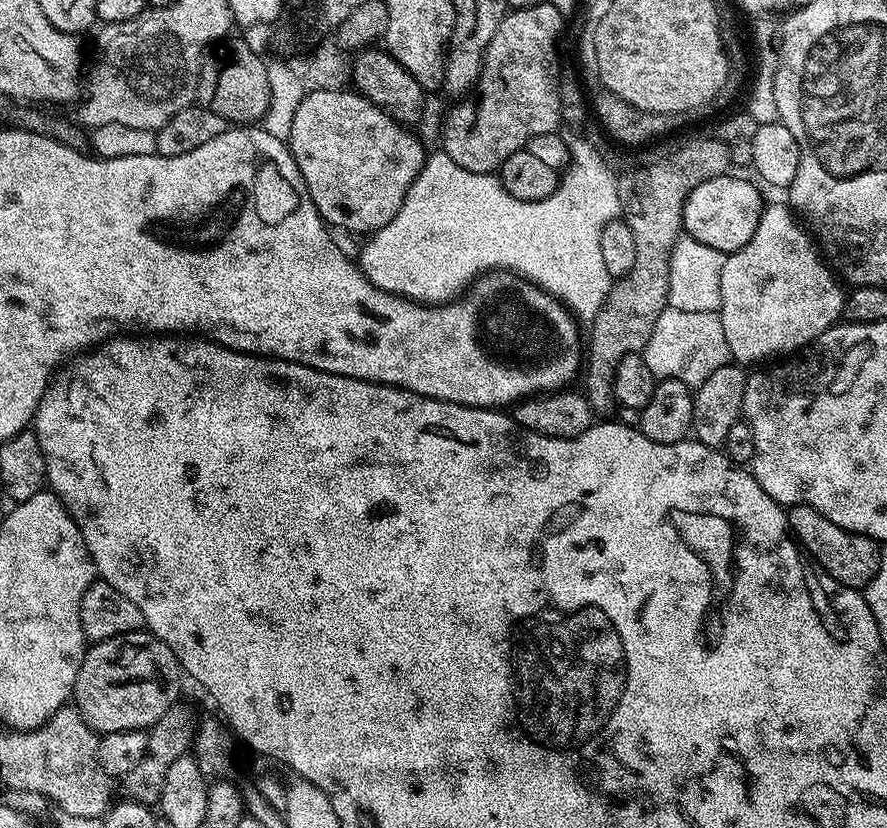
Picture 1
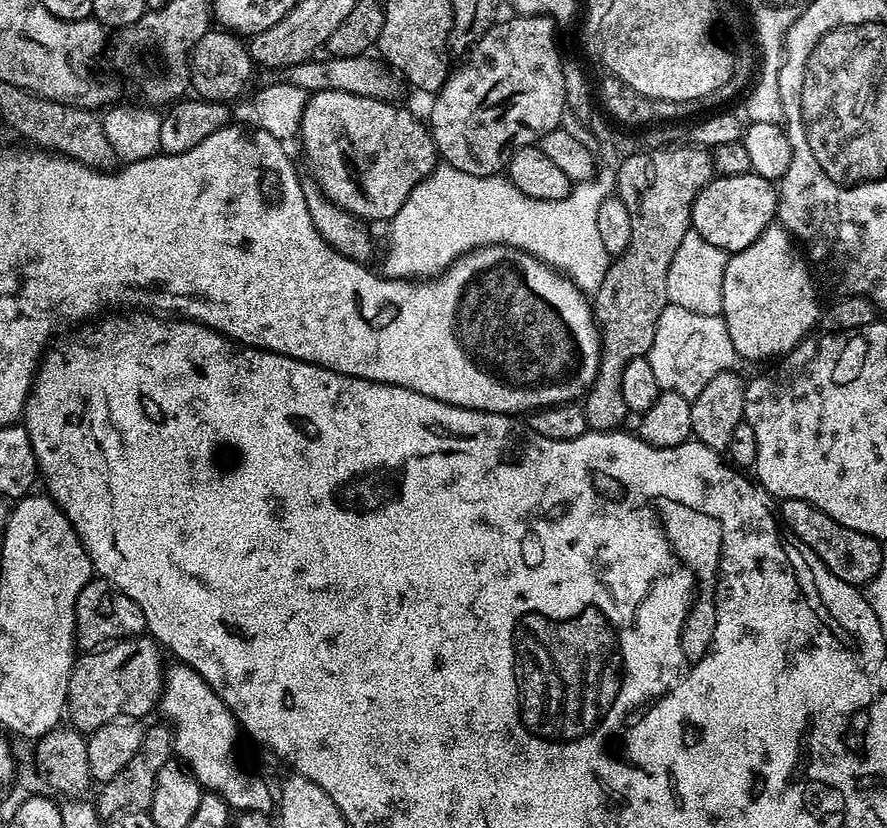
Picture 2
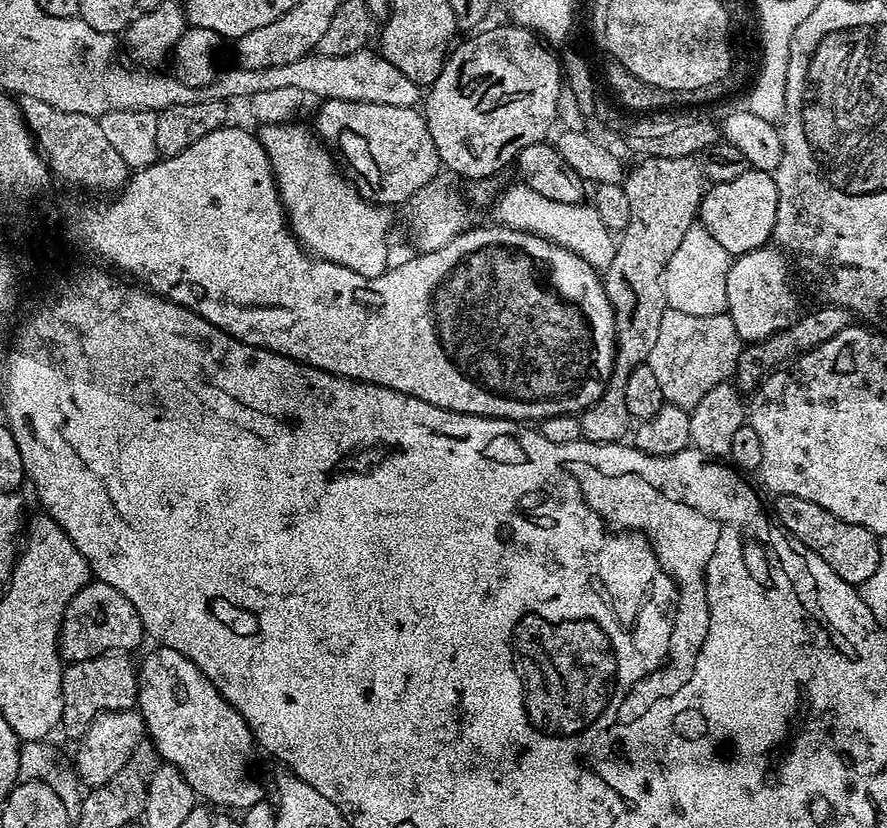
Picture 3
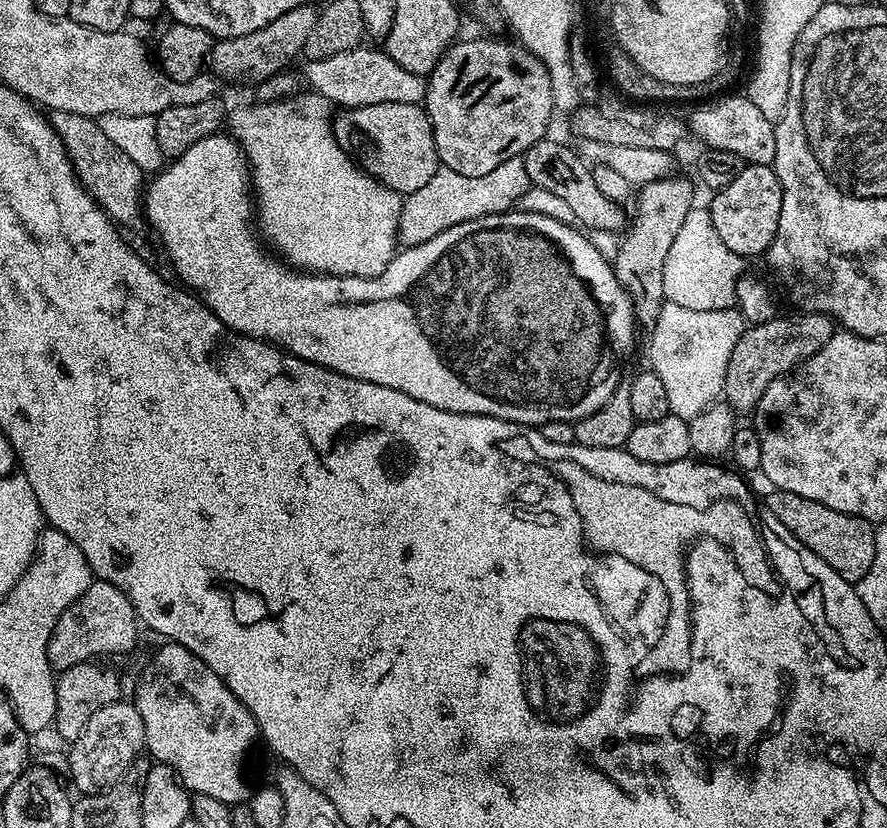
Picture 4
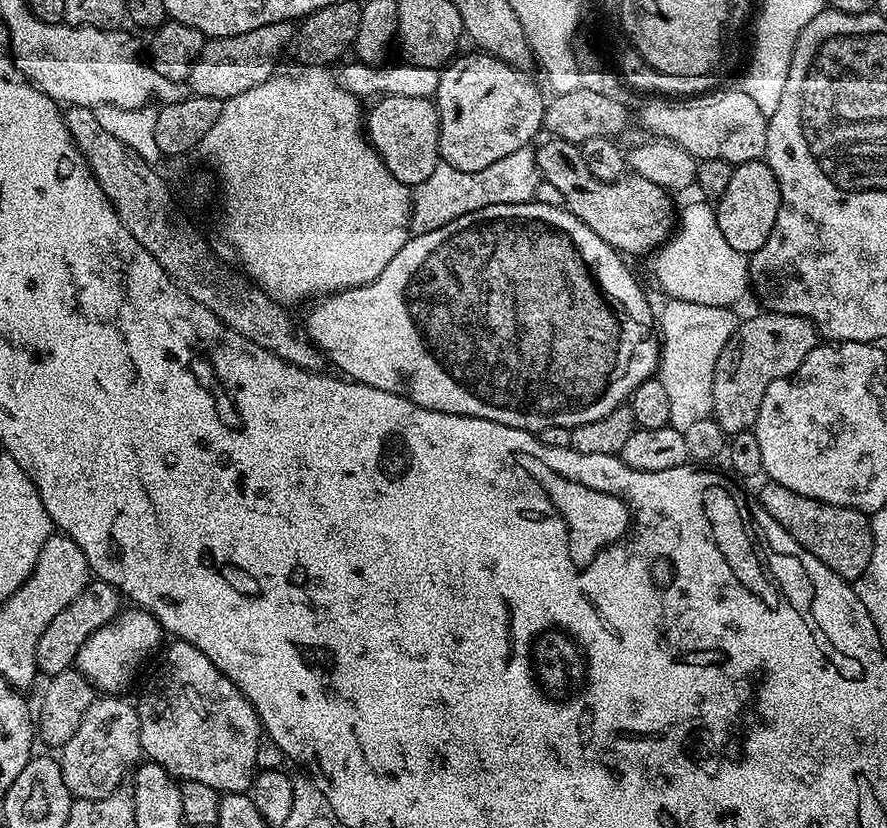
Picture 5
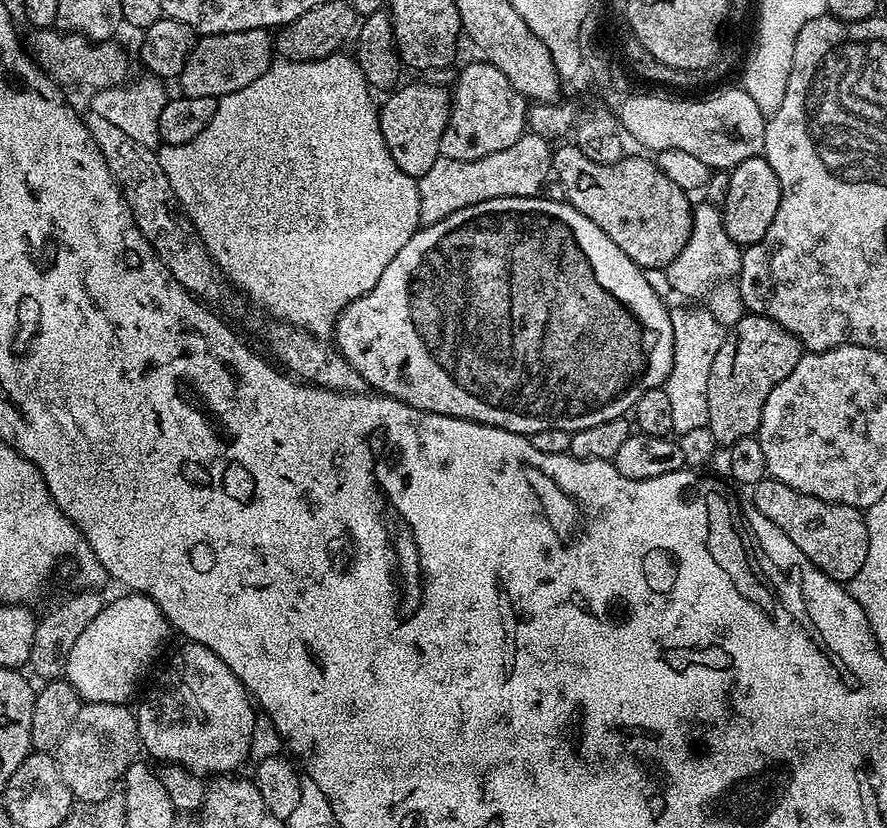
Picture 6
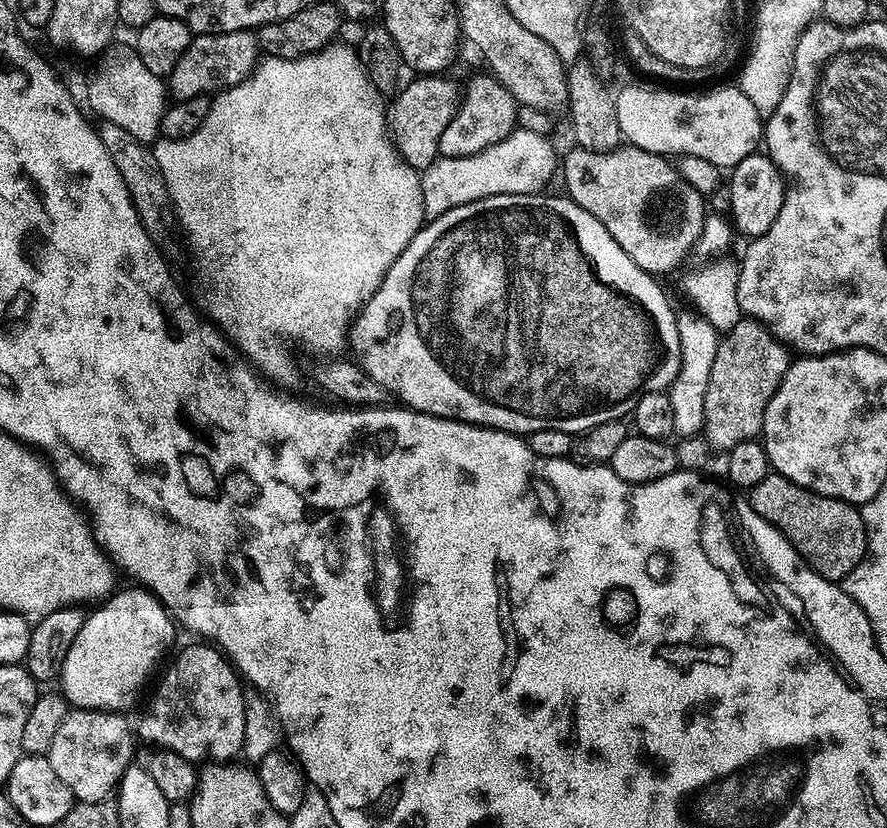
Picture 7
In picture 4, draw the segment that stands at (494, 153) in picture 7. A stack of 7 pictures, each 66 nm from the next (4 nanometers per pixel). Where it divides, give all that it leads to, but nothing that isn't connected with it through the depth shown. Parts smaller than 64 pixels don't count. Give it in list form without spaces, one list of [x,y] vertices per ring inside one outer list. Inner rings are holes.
[[[518,156],[502,162],[502,166],[490,170],[490,174],[481,174],[479,178],[466,178],[466,174],[441,166],[426,186],[403,197],[404,205],[398,220],[399,243],[404,248],[413,248],[422,242],[430,242],[430,238],[442,234],[442,230],[450,230],[450,226],[490,214],[511,212],[523,201],[529,187],[528,171]]]

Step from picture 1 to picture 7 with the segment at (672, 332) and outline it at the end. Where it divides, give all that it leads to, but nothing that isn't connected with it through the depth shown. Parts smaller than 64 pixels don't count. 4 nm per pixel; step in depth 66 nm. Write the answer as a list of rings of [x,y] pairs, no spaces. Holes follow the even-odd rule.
[[[681,311],[677,315],[680,339],[680,370],[672,387],[667,389],[670,407],[674,410],[674,433],[677,437],[698,436],[703,433],[706,418],[706,390],[710,382],[710,366],[714,366],[714,354],[720,345],[716,328],[697,316],[695,311]]]

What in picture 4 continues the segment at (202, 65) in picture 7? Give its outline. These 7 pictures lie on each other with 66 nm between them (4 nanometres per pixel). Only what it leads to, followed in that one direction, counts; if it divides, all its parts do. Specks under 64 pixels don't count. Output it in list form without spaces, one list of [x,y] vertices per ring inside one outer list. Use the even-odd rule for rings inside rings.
[[[305,2],[302,6],[282,14],[282,18],[274,18],[274,22],[262,26],[262,30],[254,30],[254,34],[217,39],[206,61],[211,75],[221,81],[268,80],[271,76],[278,75],[296,55],[299,57],[303,53],[306,38],[310,38],[310,30],[314,30],[317,15],[317,9],[312,9],[311,3]]]

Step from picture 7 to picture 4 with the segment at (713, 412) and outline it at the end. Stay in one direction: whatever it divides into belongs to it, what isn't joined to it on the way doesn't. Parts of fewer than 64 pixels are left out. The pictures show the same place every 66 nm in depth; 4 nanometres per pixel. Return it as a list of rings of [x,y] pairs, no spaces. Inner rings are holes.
[[[805,311],[800,315],[804,316],[776,314],[770,320],[745,327],[742,338],[738,338],[738,342],[734,345],[734,354],[730,354],[730,366],[726,366],[726,386],[723,399],[732,407],[733,412],[751,413],[756,403],[762,398],[762,394],[766,394],[766,386],[770,386],[774,378],[785,376],[787,372],[797,368],[803,360],[810,359],[815,352],[822,350],[822,346],[826,346],[826,342],[830,342],[830,338],[838,331],[836,321],[831,316],[827,316],[825,312]]]

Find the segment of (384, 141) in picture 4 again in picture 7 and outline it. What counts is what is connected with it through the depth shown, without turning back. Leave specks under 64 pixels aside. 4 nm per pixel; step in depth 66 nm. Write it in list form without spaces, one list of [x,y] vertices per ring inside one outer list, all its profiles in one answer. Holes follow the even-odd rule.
[[[420,74],[401,87],[397,96],[391,97],[390,103],[387,105],[388,114],[388,133],[392,135],[392,141],[396,149],[400,151],[400,155],[410,167],[417,170],[423,170],[432,165],[433,160],[440,156],[440,139],[442,138],[442,130],[446,130],[446,126],[454,118],[454,114],[460,108],[462,99],[461,89],[456,89],[456,84],[452,80],[447,80],[444,74]]]

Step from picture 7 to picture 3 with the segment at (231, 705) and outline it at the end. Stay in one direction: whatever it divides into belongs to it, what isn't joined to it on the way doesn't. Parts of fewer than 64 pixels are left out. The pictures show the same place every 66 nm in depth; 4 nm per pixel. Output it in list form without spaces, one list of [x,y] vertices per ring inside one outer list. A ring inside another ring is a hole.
[[[156,646],[144,661],[139,661],[138,679],[138,711],[144,720],[147,739],[158,750],[161,761],[173,764],[201,801],[211,801],[220,810],[243,810],[265,799],[264,788],[260,785],[259,778],[252,773],[254,741],[250,726],[242,714],[238,714],[238,710],[234,710],[234,706],[222,698],[214,682],[210,682],[210,678],[198,670],[194,661],[186,658],[186,654],[178,654],[178,650],[173,648]]]

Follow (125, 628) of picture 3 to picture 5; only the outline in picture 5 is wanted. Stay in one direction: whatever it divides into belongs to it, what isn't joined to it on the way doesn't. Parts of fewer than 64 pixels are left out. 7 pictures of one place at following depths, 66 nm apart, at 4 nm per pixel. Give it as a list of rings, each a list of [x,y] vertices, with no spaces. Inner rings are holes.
[[[93,579],[71,602],[57,614],[54,622],[46,626],[42,638],[38,638],[36,651],[36,666],[45,677],[51,678],[69,671],[75,665],[76,655],[82,649],[83,643],[100,627],[106,626],[122,612],[122,597],[116,589],[111,588],[105,580]]]

